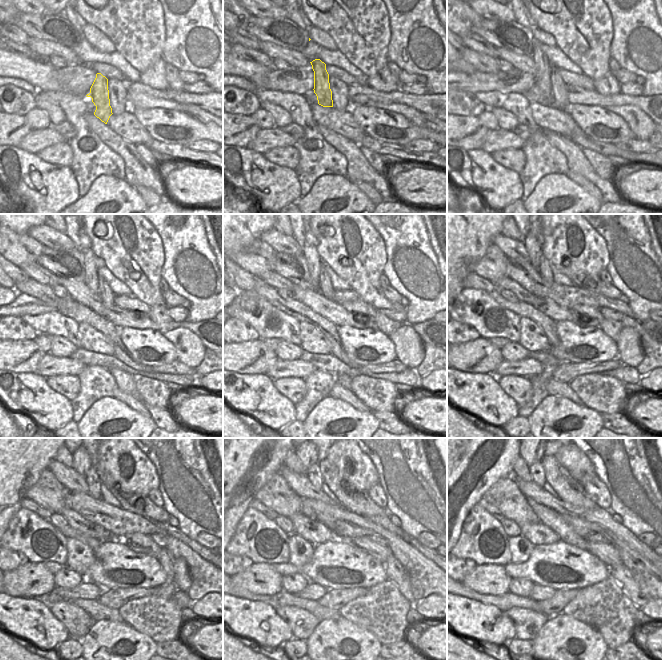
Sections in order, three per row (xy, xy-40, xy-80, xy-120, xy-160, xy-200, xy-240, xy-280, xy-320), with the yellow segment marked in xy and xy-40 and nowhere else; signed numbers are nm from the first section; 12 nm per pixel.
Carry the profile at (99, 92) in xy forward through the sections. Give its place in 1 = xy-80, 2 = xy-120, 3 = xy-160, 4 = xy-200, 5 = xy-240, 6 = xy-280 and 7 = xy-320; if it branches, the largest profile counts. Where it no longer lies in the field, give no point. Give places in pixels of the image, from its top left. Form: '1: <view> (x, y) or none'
1: xy-80 (543, 80)
2: xy-120 (91, 278)
3: xy-160 (310, 253)
4: xy-200 (531, 244)
5: xy-240 (82, 462)
6: xy-280 (307, 458)
7: xy-320 (530, 458)

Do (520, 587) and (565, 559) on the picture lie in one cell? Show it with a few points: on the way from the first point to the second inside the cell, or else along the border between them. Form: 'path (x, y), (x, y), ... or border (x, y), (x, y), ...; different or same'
border (512, 577), (525, 577), (534, 583); different

